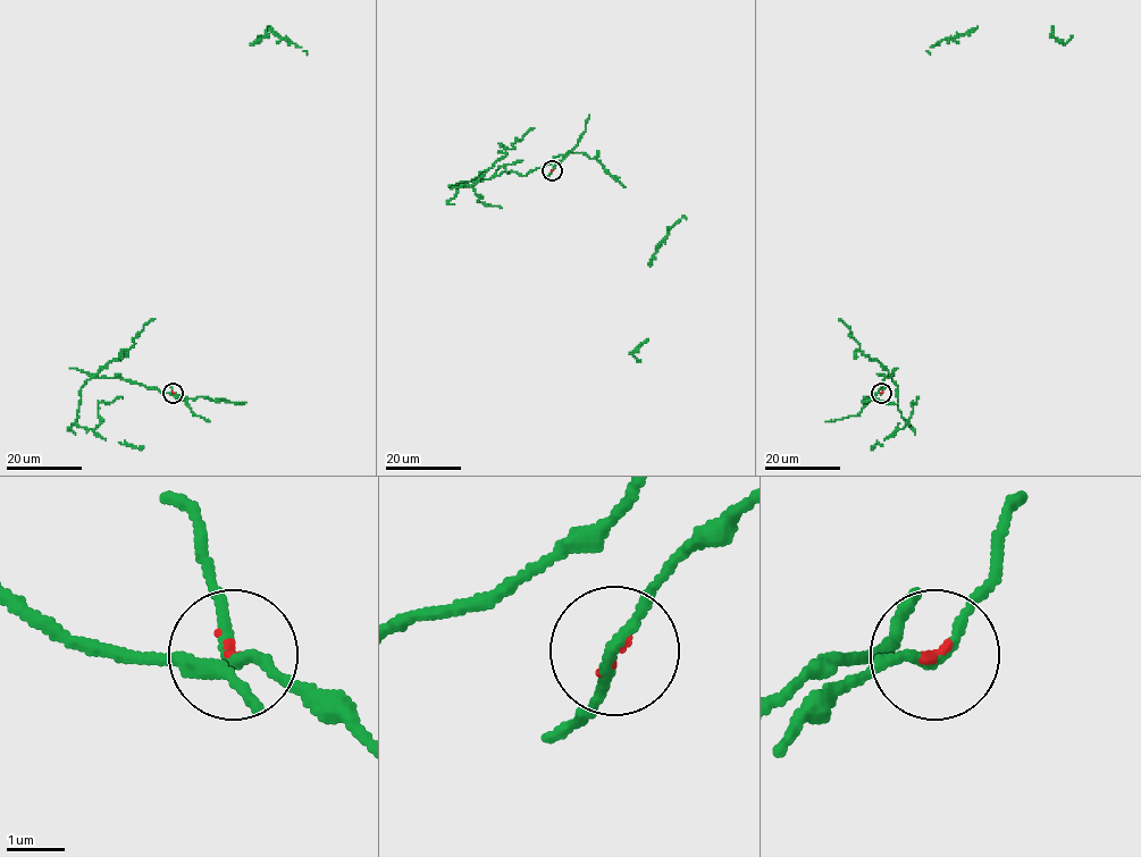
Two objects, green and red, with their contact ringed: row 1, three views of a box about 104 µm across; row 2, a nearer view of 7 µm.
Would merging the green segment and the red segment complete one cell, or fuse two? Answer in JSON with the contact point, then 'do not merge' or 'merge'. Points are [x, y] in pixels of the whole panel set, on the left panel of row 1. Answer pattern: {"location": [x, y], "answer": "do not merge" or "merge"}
{"location": [173, 393], "answer": "do not merge"}

